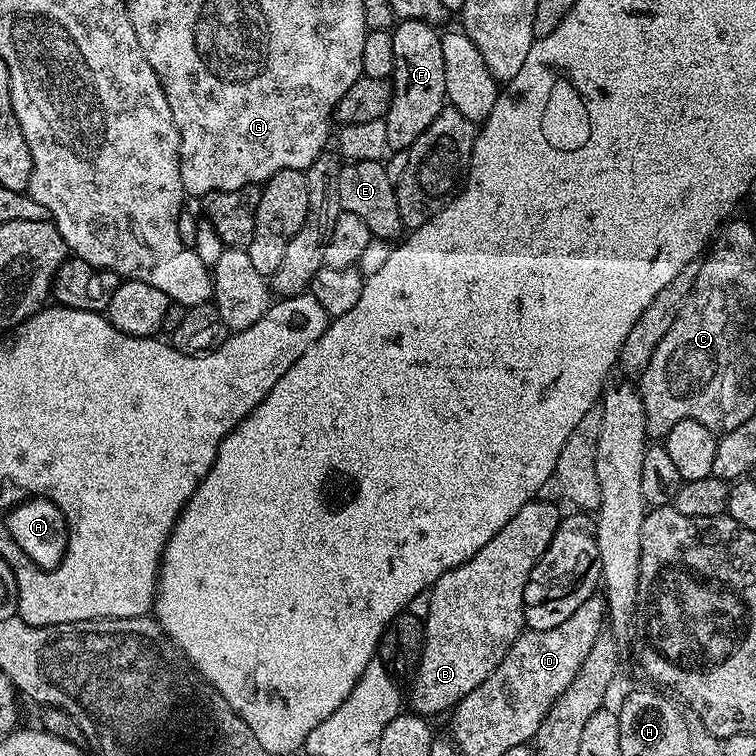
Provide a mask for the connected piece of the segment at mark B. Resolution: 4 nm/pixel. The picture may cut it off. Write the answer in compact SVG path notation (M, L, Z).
M545 498L531 500L474 558L470 558L462 566L442 574L438 582L430 589L429 614L423 619L424 622L424 649L420 665L416 675L410 681L412 687L412 708L413 713L425 718L432 718L435 712L447 713L456 707L470 690L478 690L486 678L490 678L492 671L499 666L502 658L510 650L510 646L525 631L524 622L524 591L526 582L532 573L532 567L537 560L546 554L554 534L558 530L562 519L562 512L559 512L550 501Z

